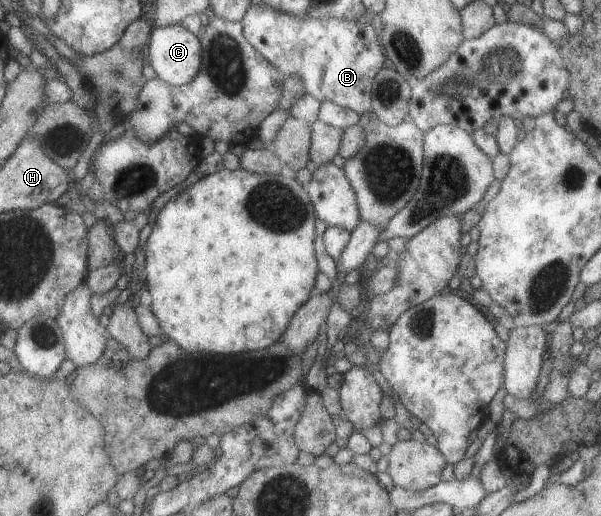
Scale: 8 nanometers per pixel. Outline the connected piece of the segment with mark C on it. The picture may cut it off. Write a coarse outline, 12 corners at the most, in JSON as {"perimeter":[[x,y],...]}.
{"perimeter":[[181,24],[153,27],[147,48],[172,86],[199,71],[200,41]]}

